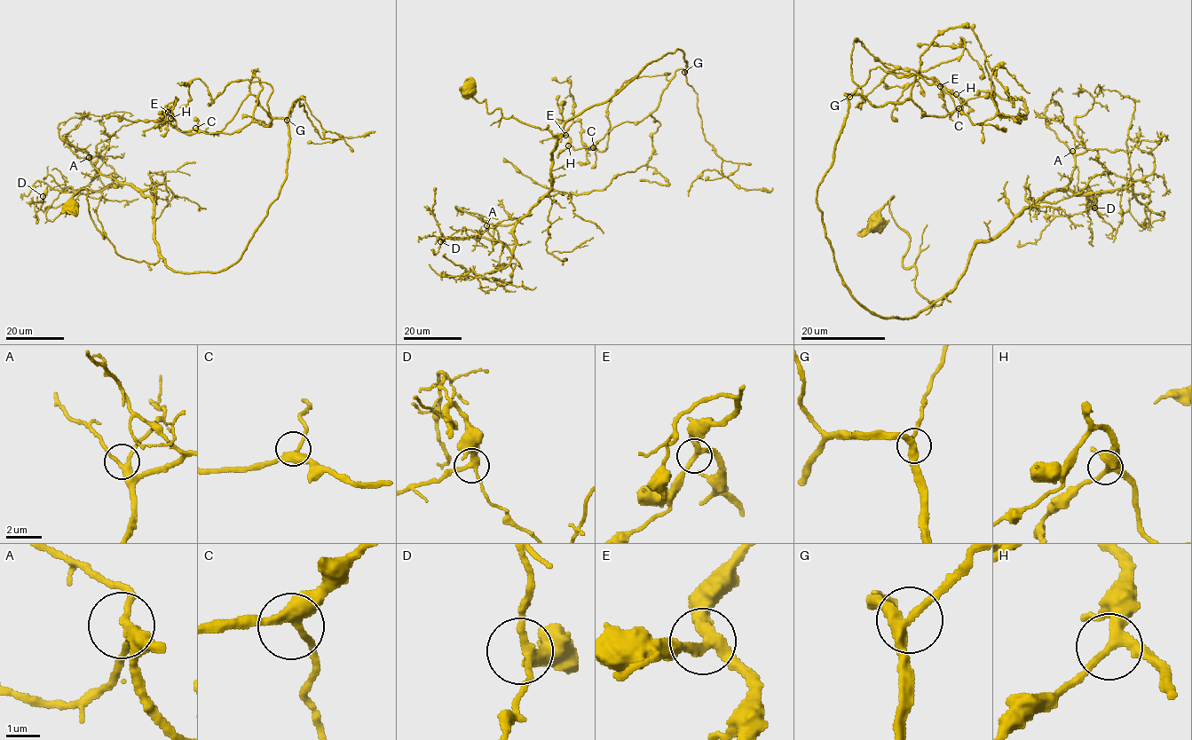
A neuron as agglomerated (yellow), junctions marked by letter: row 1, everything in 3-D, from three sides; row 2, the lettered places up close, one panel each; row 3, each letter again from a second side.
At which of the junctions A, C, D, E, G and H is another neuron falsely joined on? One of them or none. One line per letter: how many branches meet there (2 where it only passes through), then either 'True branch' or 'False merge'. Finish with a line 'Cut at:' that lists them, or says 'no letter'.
A: Branches: 3. True branch
C: Branches: 3. True branch
D: Branches: 3. True branch
E: Branches: 3. True branch
G: Branches: 3. True branch
H: Branches: 3. True branch
Cut at: no letter

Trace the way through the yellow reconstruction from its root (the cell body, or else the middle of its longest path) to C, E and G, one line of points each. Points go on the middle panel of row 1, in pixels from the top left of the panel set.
C: (469, 90), (489, 114), (500, 108), (558, 137), (568, 120), (680, 50), (687, 69), (659, 106), (593, 147)
E: (469, 90), (489, 114), (558, 137), (651, 61), (683, 53), (687, 69), (641, 121), (575, 150), (565, 135)
G: (469, 90), (489, 114), (500, 108), (558, 137), (651, 61), (679, 49), (684, 72)

